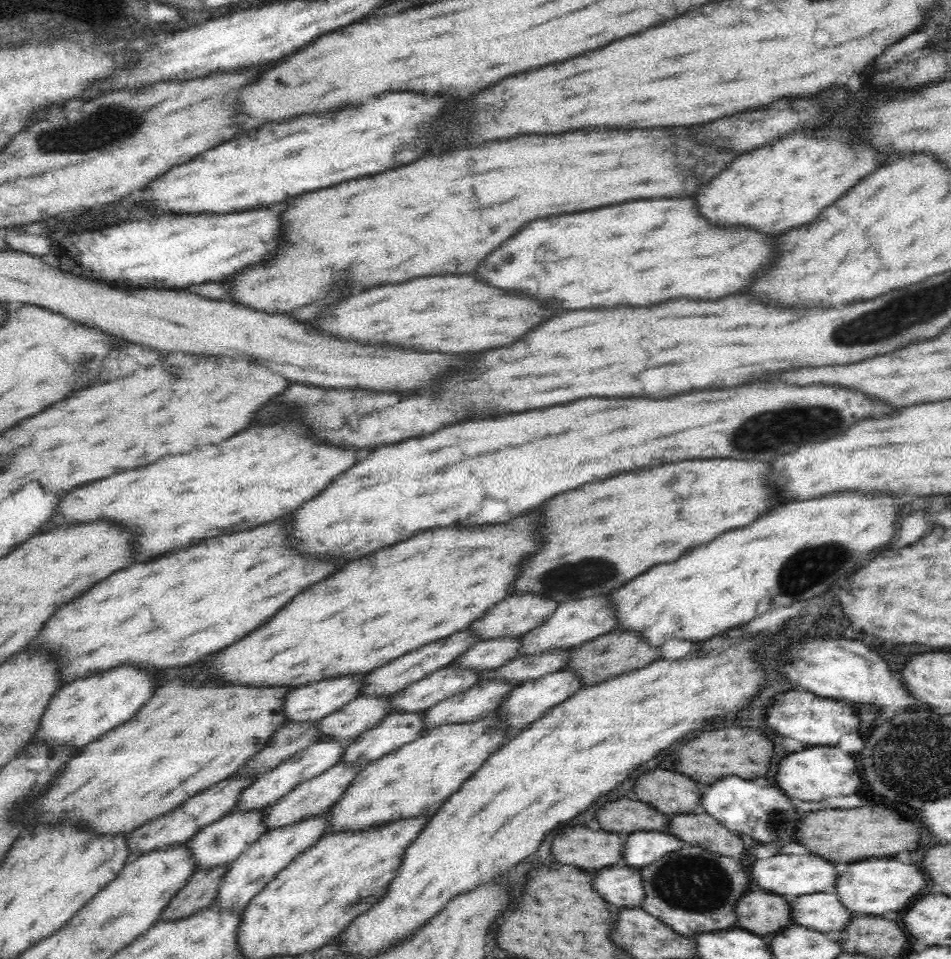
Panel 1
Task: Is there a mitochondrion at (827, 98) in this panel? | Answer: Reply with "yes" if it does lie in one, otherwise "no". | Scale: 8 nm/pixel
yes

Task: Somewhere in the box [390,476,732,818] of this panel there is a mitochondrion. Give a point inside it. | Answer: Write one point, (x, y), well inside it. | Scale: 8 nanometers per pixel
(590, 574)

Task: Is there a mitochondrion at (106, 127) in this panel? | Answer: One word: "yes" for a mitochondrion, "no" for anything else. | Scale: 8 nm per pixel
yes

